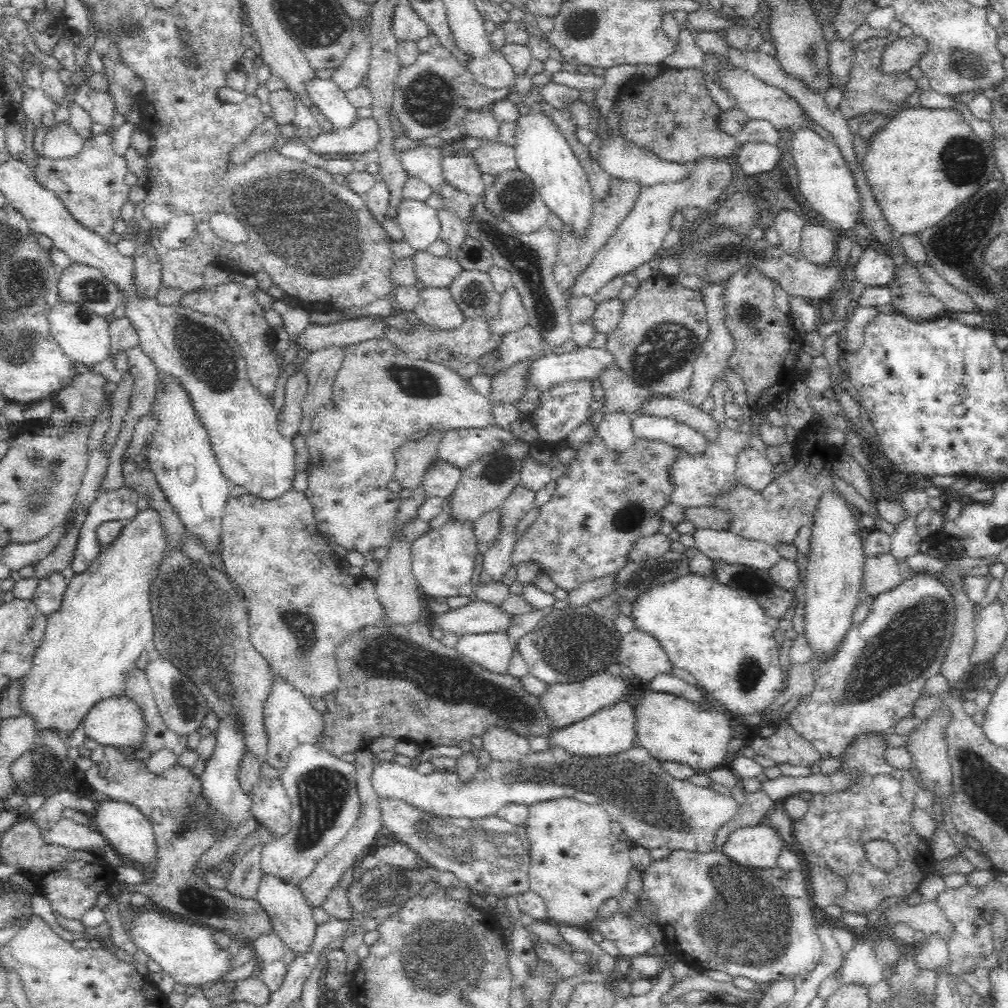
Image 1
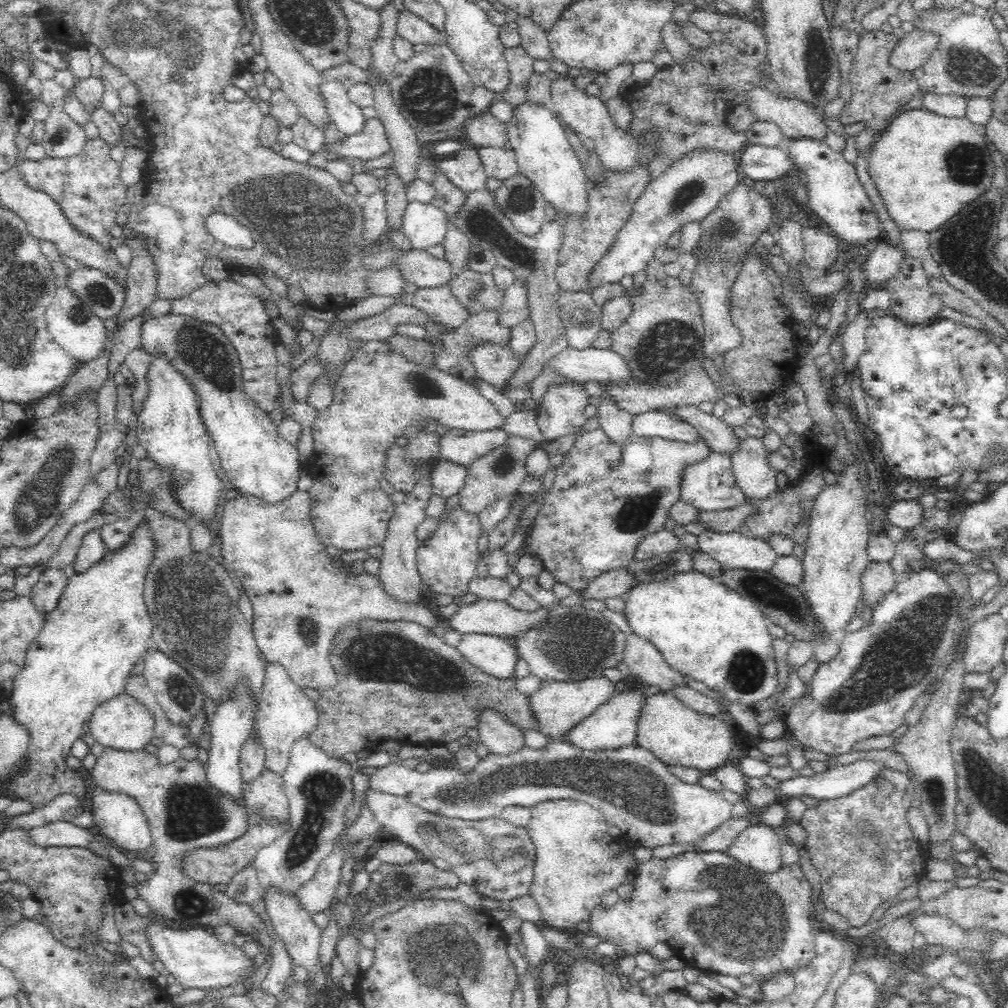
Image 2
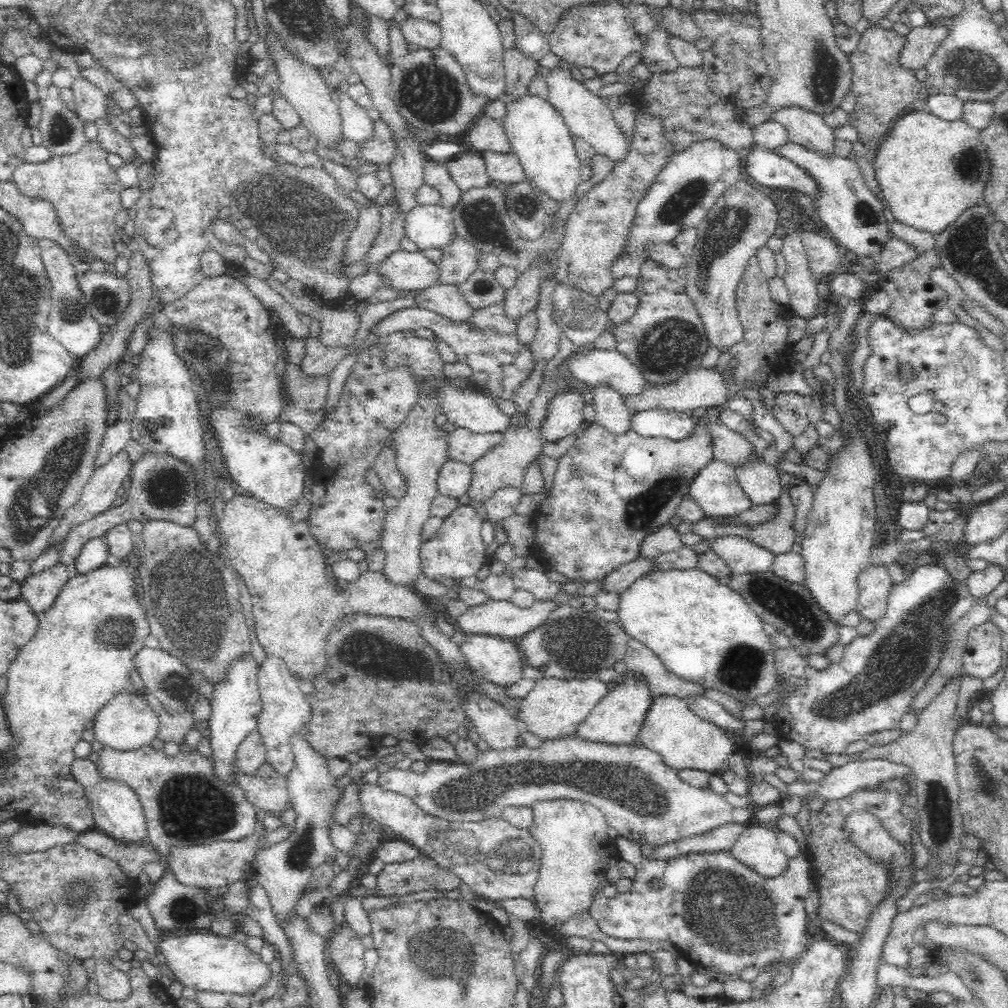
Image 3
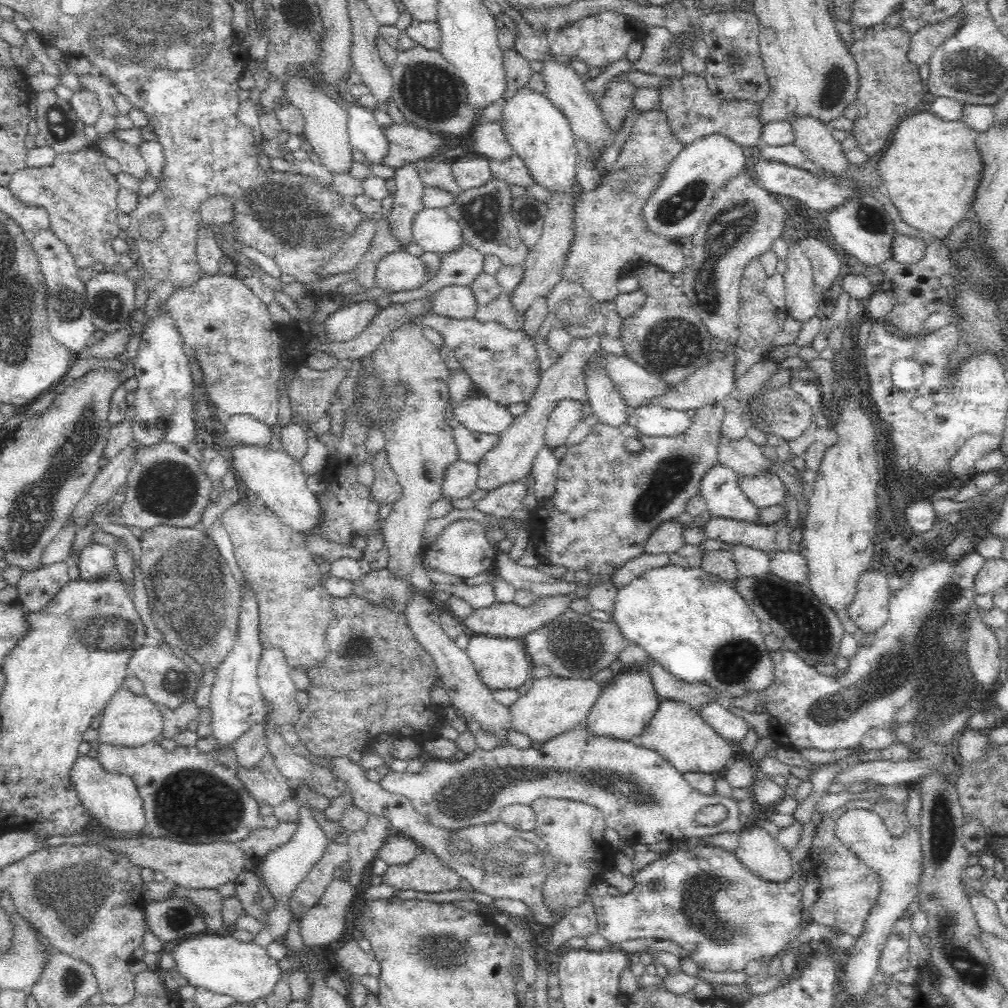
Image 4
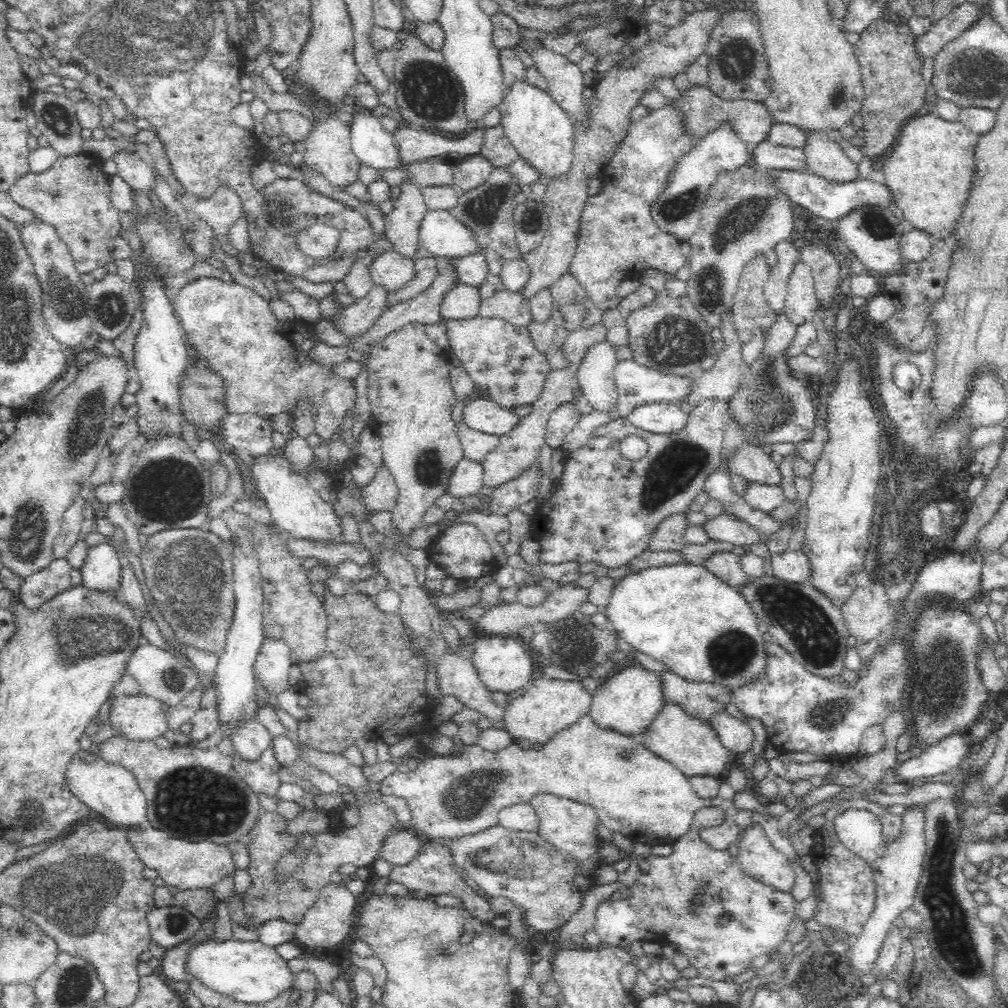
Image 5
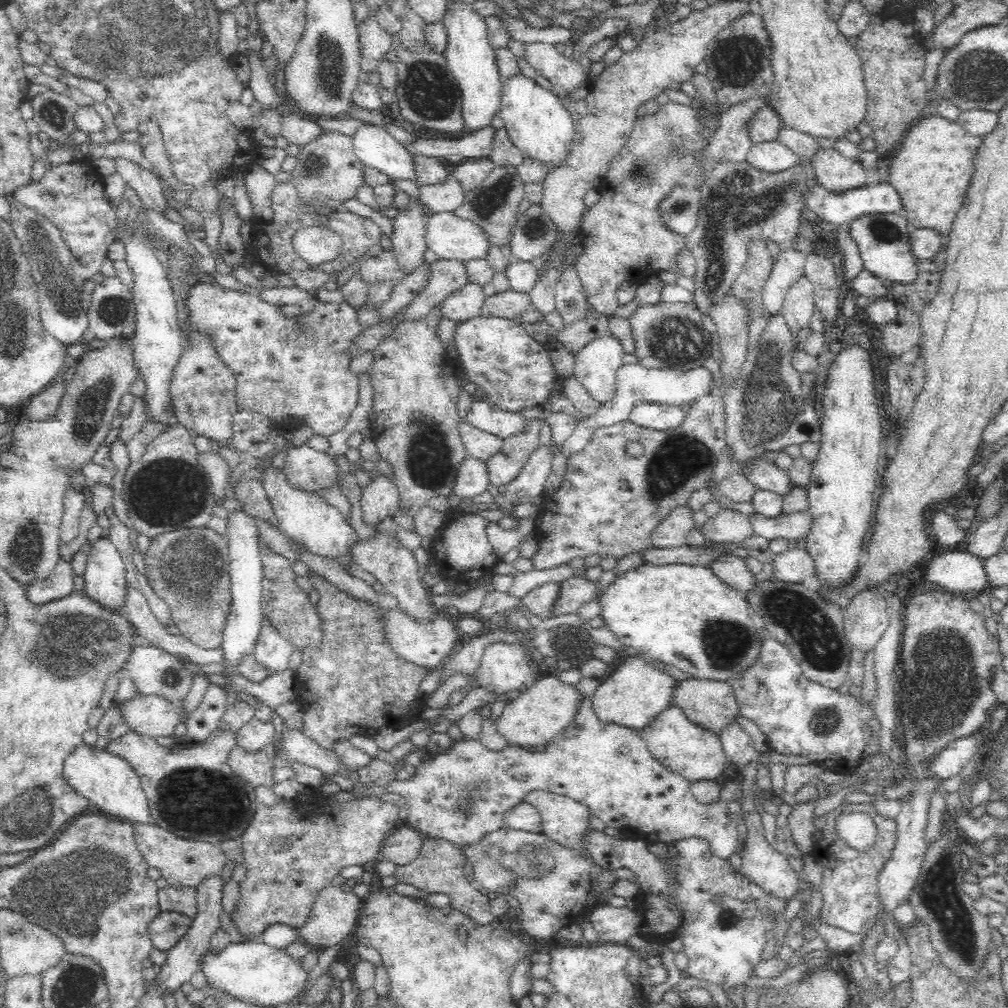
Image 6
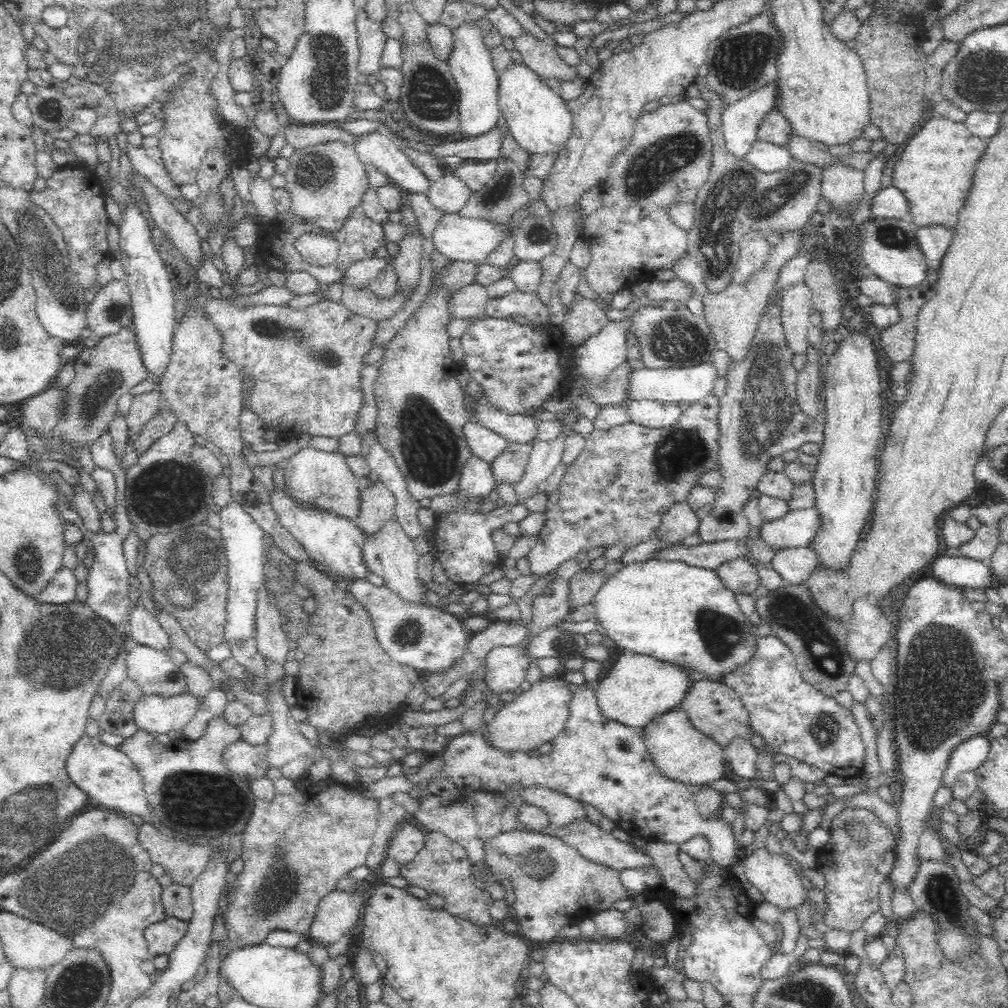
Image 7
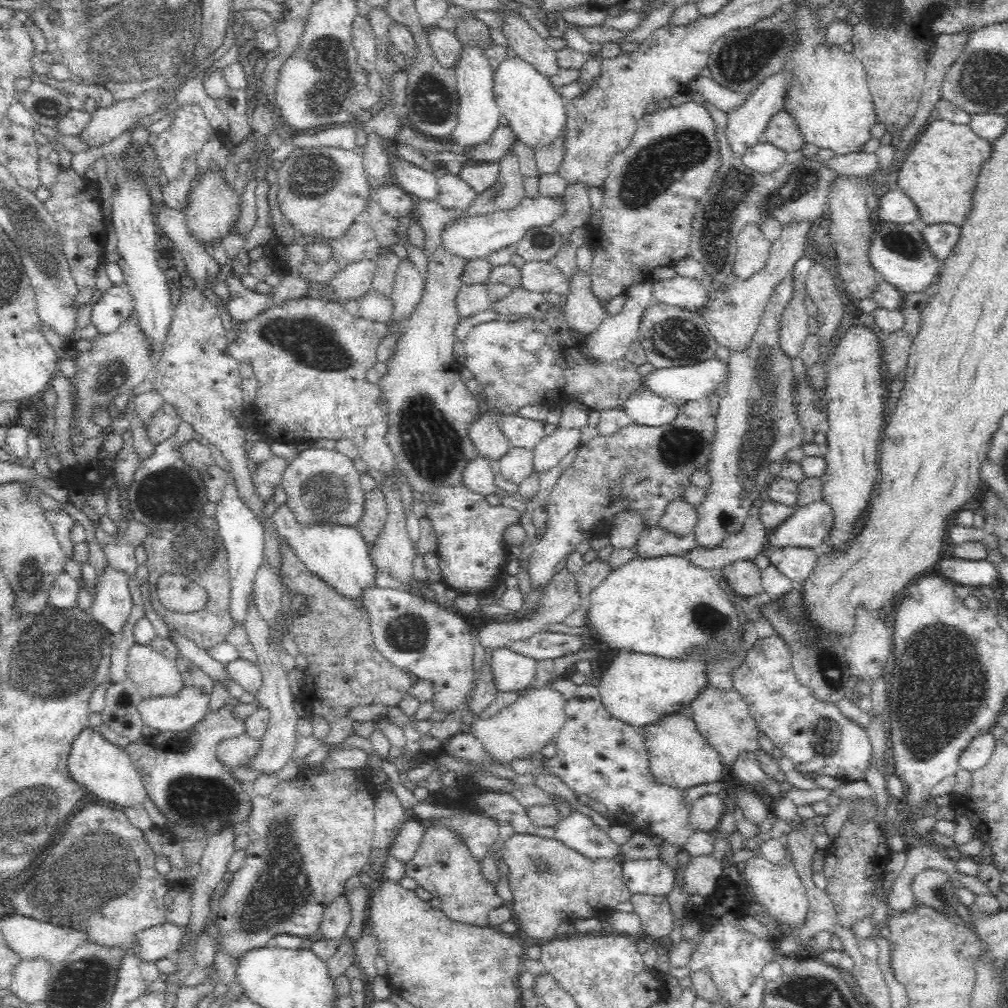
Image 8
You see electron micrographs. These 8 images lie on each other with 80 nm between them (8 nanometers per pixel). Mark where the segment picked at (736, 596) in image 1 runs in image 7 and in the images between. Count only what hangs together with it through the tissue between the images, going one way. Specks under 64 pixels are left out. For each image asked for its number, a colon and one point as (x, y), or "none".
2: (704, 630)
3: (703, 631)
4: (691, 622)
5: (684, 616)
6: (684, 615)
7: (666, 609)

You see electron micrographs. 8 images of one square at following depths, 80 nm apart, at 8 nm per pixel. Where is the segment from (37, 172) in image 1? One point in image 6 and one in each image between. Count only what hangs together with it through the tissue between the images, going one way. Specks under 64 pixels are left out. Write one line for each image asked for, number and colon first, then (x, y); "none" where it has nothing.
2: (87, 187)
3: (84, 190)
4: (78, 193)
5: (72, 195)
6: (71, 195)

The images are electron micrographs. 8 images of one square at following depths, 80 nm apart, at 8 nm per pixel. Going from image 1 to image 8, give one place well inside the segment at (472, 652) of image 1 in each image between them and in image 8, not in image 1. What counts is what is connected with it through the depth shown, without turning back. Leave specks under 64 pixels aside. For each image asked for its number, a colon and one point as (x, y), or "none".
2: (495, 656)
3: (498, 661)
4: (502, 663)
5: (503, 664)
6: (504, 667)
7: (506, 666)
8: (513, 672)

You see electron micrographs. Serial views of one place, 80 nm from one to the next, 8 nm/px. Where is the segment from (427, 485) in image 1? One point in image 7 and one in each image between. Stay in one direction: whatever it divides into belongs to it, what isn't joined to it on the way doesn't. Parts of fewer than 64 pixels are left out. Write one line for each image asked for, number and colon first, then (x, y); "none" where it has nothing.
2: (449, 478)
3: (454, 480)
4: (461, 480)
5: (468, 478)
6: (473, 479)
7: (477, 479)

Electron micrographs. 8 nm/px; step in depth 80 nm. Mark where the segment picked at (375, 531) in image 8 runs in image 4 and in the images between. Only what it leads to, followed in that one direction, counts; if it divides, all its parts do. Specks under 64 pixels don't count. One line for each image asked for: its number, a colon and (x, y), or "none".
4: (385, 490)
5: (381, 494)
6: (380, 499)
7: (377, 506)

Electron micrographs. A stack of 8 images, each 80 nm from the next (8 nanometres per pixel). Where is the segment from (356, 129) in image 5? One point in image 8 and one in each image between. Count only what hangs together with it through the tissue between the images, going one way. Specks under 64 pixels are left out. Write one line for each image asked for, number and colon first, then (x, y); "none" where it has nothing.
6: (374, 146)
7: (383, 151)
8: (422, 184)

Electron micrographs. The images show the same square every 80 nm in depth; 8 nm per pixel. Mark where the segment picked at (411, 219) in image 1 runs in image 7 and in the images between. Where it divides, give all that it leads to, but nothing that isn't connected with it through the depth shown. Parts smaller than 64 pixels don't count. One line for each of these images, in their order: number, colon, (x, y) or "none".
2: (425, 225)
3: (430, 227)
4: (434, 230)
5: (443, 235)
6: (452, 238)
7: (463, 239)

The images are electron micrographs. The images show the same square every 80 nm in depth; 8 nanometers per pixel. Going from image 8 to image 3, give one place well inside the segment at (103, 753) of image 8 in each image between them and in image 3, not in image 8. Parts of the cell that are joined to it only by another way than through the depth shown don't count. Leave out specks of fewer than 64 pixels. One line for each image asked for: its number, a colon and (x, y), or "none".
3: (117, 810)
4: (112, 797)
5: (107, 787)
6: (108, 780)
7: (107, 775)

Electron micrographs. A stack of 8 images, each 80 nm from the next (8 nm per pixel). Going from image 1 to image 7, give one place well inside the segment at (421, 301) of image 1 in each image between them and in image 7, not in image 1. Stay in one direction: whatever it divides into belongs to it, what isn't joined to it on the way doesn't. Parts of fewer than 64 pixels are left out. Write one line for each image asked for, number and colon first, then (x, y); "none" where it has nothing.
2: (439, 301)
3: (448, 301)
4: (453, 301)
5: (463, 302)
6: (465, 303)
7: (468, 301)

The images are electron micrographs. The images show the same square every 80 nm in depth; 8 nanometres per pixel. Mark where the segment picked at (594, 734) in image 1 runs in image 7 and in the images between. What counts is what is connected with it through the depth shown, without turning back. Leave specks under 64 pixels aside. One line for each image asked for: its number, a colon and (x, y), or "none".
2: (614, 723)
3: (618, 717)
4: (627, 703)
5: (628, 701)
6: (634, 694)
7: (637, 688)

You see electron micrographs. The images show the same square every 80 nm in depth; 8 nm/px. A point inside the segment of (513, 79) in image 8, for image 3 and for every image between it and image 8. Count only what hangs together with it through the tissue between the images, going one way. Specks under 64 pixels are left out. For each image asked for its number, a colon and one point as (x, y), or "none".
3: (537, 133)
4: (540, 134)
5: (542, 132)
6: (537, 121)
7: (538, 119)

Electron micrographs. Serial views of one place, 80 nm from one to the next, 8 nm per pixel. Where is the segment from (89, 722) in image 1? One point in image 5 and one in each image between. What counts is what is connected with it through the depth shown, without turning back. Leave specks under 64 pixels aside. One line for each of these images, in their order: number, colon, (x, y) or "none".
2: (123, 723)
3: (126, 722)
4: (130, 719)
5: (140, 717)

